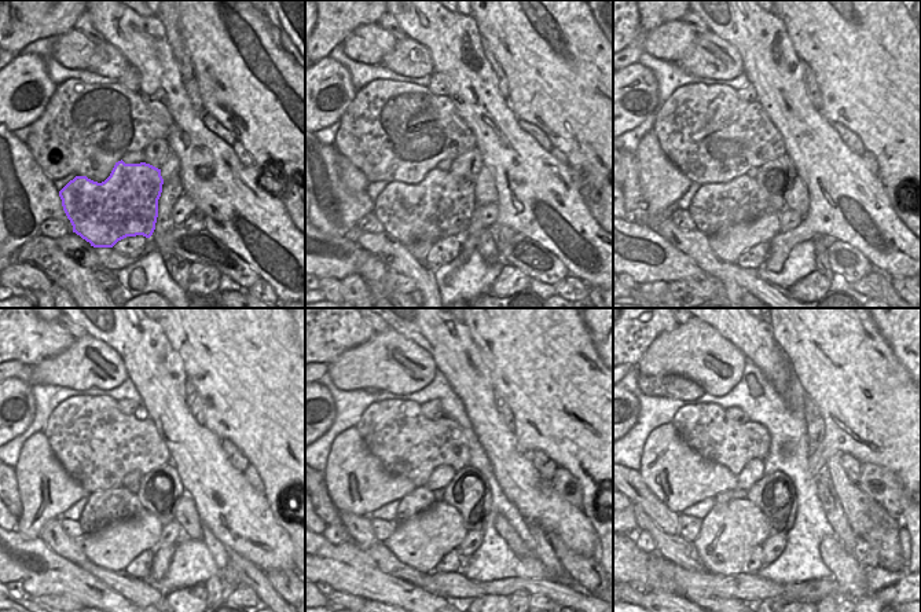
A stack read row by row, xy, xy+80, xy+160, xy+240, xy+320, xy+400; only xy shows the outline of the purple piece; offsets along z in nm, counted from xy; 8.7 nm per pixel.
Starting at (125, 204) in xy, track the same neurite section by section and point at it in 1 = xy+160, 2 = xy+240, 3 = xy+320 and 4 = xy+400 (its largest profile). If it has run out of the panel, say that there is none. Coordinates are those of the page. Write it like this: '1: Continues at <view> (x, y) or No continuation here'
1: Continues at xy+160 (715, 205)
2: Continues at xy+240 (103, 506)
3: Continues at xy+320 (421, 498)
4: Continues at xy+400 (727, 495)

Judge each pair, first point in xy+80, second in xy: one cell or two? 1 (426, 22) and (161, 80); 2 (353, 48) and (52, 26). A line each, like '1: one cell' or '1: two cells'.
1: one cell
2: two cells

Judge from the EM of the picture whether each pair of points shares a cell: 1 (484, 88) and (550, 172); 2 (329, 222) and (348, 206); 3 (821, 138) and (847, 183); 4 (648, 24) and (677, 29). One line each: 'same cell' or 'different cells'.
1: same cell
2: same cell
3: same cell
4: different cells

